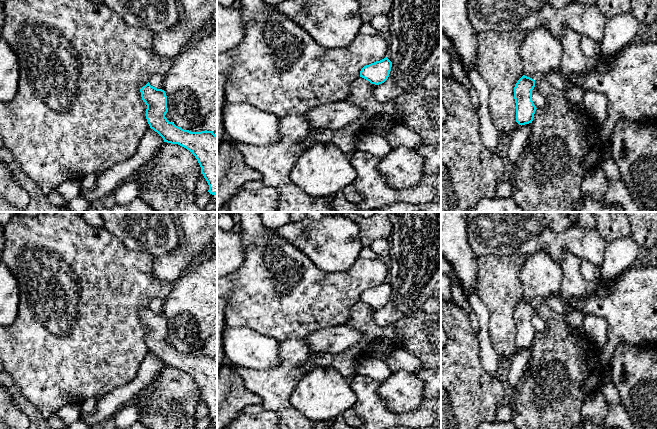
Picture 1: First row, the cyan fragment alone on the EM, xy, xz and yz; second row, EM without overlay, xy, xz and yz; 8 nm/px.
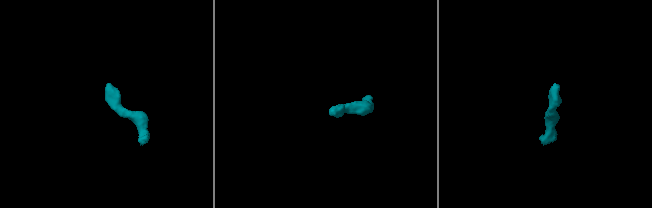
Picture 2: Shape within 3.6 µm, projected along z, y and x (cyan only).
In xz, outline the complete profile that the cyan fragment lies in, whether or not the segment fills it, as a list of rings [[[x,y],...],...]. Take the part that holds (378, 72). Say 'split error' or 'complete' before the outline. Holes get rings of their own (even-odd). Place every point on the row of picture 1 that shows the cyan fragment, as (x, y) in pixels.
complete; [[[386,57],[364,66],[360,71],[360,77],[366,79],[371,84],[379,85],[388,79],[391,67],[392,62]]]

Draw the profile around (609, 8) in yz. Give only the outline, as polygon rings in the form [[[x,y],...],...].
[[[597,0],[596,5],[607,19],[632,11],[630,0]]]

